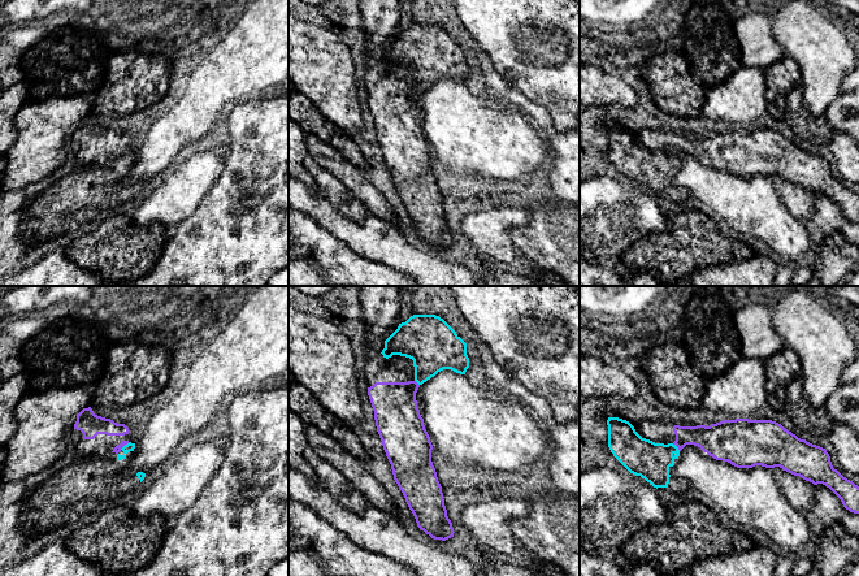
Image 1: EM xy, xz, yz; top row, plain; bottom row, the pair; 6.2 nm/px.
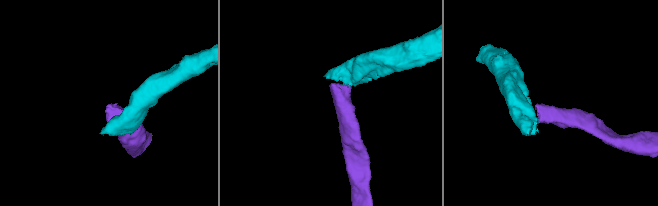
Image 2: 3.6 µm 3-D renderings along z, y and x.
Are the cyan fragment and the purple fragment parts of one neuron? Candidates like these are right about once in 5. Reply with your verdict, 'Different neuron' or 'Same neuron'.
Different neuron

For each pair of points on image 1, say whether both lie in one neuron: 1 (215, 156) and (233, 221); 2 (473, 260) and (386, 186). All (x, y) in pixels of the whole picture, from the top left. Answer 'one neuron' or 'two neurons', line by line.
1: two neurons
2: one neuron

